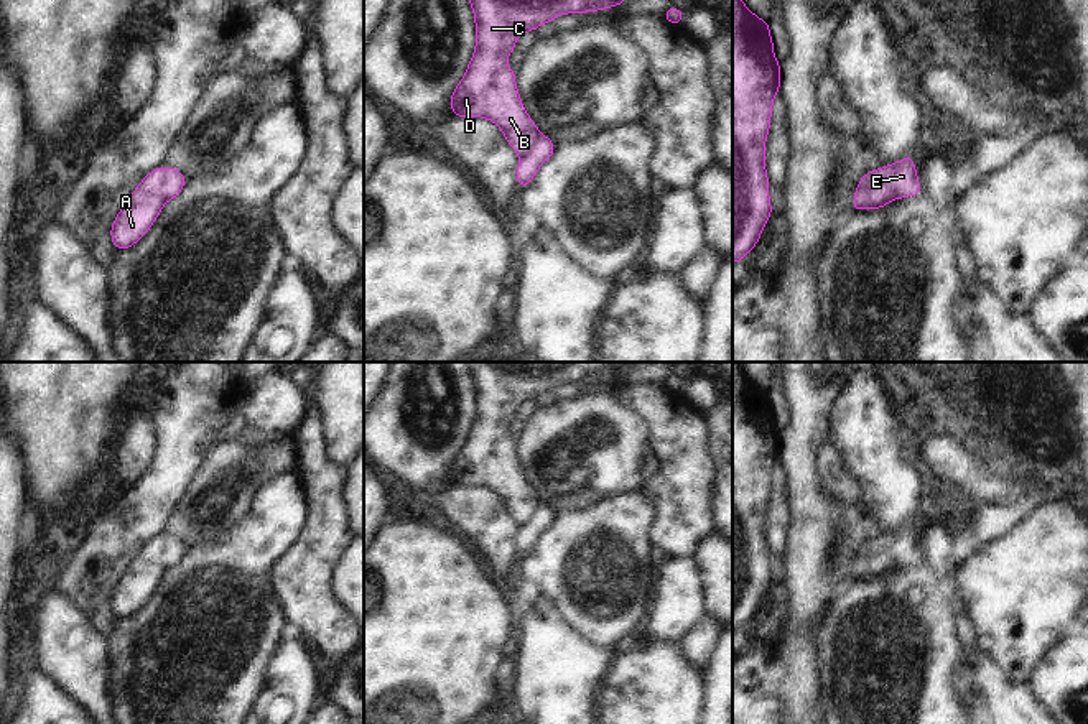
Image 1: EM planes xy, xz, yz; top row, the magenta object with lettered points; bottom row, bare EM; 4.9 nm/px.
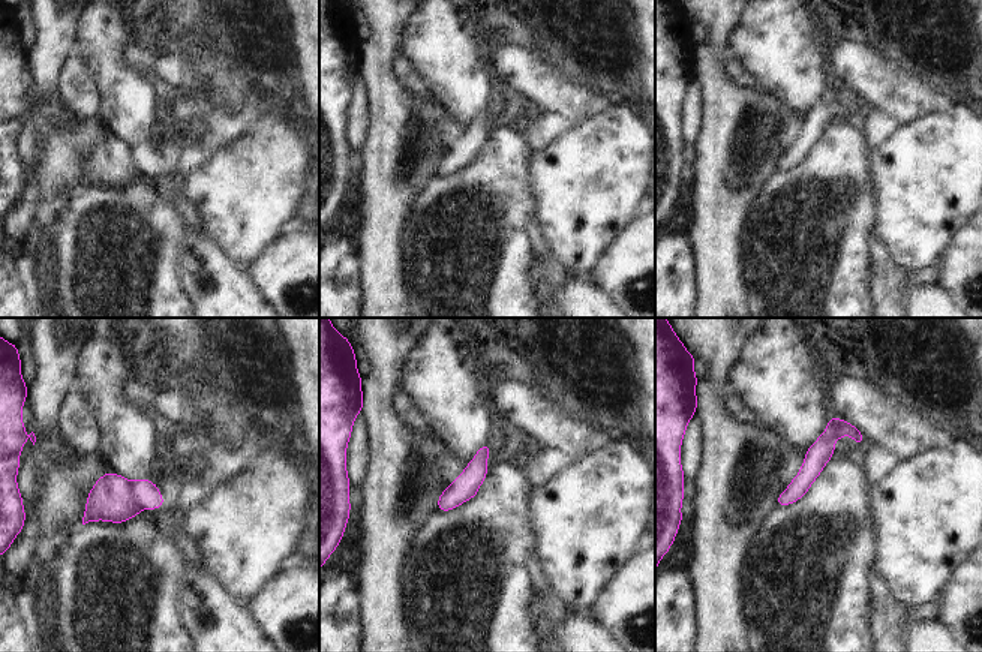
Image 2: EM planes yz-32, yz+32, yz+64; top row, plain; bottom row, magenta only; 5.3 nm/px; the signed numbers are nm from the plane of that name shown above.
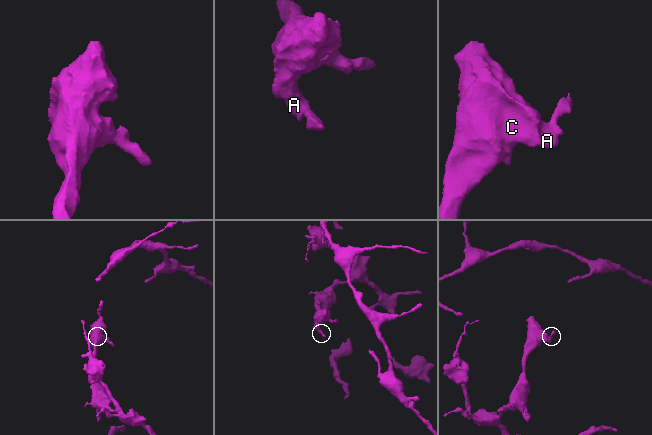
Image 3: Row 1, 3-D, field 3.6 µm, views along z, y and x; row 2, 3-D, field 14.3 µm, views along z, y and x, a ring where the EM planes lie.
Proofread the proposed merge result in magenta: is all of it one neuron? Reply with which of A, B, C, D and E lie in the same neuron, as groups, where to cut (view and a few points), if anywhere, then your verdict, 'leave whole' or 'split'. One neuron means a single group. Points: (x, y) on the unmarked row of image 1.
A B C D E | no cut | leave whole

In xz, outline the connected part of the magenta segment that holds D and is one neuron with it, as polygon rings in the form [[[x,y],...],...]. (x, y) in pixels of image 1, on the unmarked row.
[[[466,362],[474,380],[476,418],[451,462],[454,485],[484,485],[500,495],[520,523],[517,553],[525,556],[553,525],[555,512],[523,477],[515,439],[505,431],[517,406],[565,382],[599,380],[634,362]]]

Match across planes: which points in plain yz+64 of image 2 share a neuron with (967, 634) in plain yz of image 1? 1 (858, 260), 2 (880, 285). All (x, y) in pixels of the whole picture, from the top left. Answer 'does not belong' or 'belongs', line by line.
1: does not belong
2: belongs

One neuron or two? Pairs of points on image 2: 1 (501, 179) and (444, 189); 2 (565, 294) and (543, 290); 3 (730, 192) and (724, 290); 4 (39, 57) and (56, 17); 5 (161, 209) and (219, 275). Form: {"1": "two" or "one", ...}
{"1": "one", "2": "two", "3": "one", "4": "one", "5": "two"}

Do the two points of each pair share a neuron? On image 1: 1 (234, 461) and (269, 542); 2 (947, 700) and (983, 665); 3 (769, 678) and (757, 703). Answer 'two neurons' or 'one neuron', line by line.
1: two neurons
2: two neurons
3: one neuron

